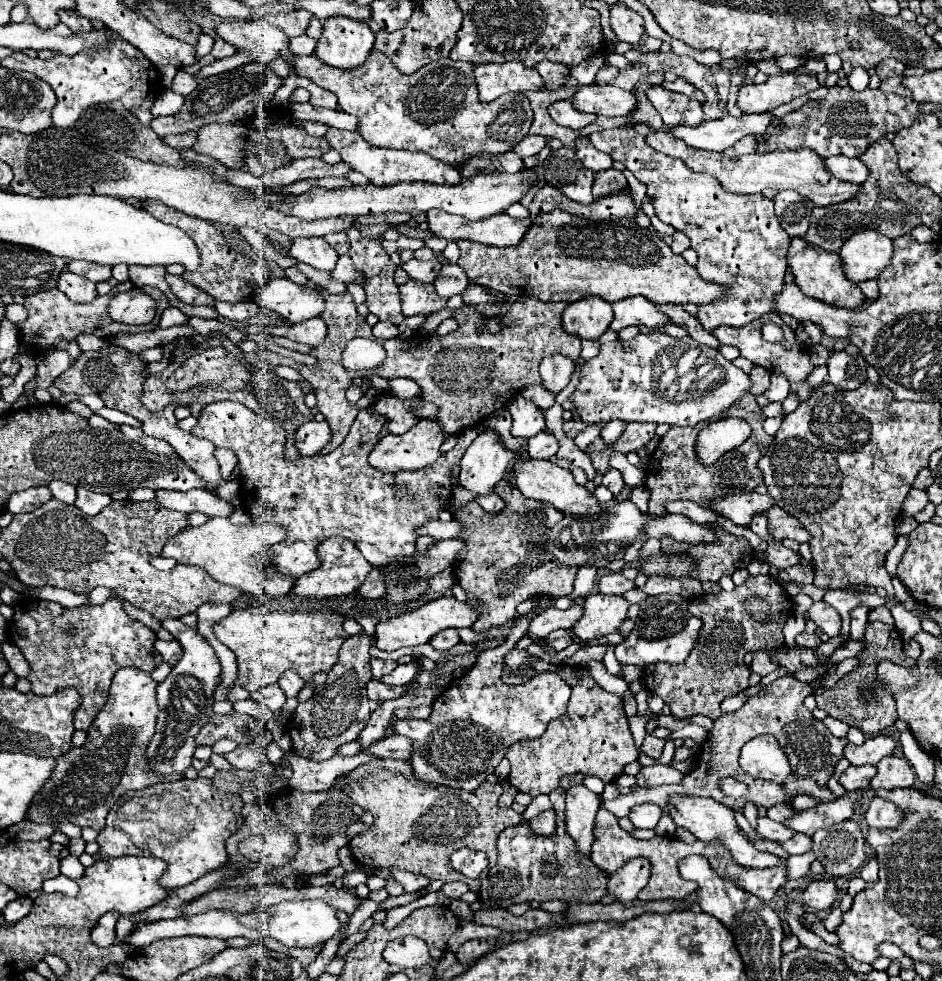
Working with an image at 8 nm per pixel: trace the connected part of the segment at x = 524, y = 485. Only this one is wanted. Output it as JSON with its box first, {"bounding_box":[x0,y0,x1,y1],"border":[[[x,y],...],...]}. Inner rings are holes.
{"bounding_box":[511,460,605,516],"border":[[[519,460],[511,466],[511,472],[515,478],[515,486],[531,500],[551,504],[557,510],[561,510],[565,514],[573,514],[573,516],[597,516],[597,514],[605,512],[605,508],[595,498],[595,494],[591,494],[585,486],[579,486],[569,470],[557,466],[549,460]]]}

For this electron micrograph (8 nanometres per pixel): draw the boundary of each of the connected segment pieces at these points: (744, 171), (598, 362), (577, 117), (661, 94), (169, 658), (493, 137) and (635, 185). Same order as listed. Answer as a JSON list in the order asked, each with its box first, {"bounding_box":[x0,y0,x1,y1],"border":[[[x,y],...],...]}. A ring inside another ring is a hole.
[{"bounding_box":[645,130,859,206],"border":[[[655,130],[645,140],[655,150],[683,160],[691,170],[707,172],[707,174],[715,176],[727,192],[735,192],[735,194],[757,194],[757,192],[763,192],[765,188],[775,188],[775,190],[791,188],[791,190],[797,190],[799,194],[811,198],[815,202],[815,206],[829,206],[829,204],[853,198],[859,192],[857,184],[837,180],[827,170],[823,170],[823,158],[819,158],[819,154],[815,154],[813,150],[767,152],[767,154],[747,154],[747,156],[727,158],[725,154],[715,154],[715,152],[697,150],[693,146],[687,146],[683,140],[675,138],[667,130]]]},{"bounding_box":[571,334,753,426],"border":[[[639,334],[633,340],[615,340],[601,346],[599,354],[591,358],[573,392],[571,400],[575,402],[579,416],[587,424],[609,422],[609,420],[627,420],[627,422],[655,422],[655,424],[673,424],[673,426],[697,426],[699,422],[709,422],[715,416],[727,412],[735,402],[739,402],[749,388],[753,386],[751,378],[725,360],[719,350],[695,342],[691,336],[671,338],[667,334]],[[677,350],[685,350],[681,358],[675,358]]]},{"bounding_box":[549,100,595,130],"border":[[[559,100],[559,102],[553,102],[549,106],[549,114],[551,118],[561,124],[561,126],[567,126],[567,128],[573,128],[573,130],[579,130],[591,122],[595,122],[595,114],[585,114],[585,112],[579,112],[571,106],[571,100]]]},{"bounding_box":[645,86,703,128],"border":[[[649,86],[645,90],[649,102],[657,108],[667,128],[675,126],[699,126],[703,122],[701,104],[689,96],[661,90],[661,86]]]},{"bounding_box":[155,640,183,666],"border":[[[157,640],[157,642],[155,642],[155,648],[157,648],[159,654],[163,656],[163,660],[169,662],[171,666],[177,664],[179,658],[181,658],[181,654],[183,654],[183,650],[179,648],[179,642],[177,642],[177,640],[169,640],[169,642]]]},{"bounding_box":[293,50,533,168],"border":[[[373,50],[369,54],[369,60],[355,70],[331,68],[323,64],[315,54],[309,54],[309,56],[293,58],[293,74],[299,78],[309,78],[323,90],[333,92],[339,100],[339,108],[359,118],[357,130],[369,144],[381,146],[381,148],[423,150],[433,158],[439,158],[455,168],[459,168],[465,158],[477,152],[503,154],[511,150],[517,142],[521,142],[527,136],[529,126],[533,122],[533,112],[525,94],[511,92],[511,94],[499,96],[493,102],[479,102],[473,66],[469,62],[455,62],[451,58],[445,58],[443,62],[431,62],[423,66],[419,72],[403,74],[383,52],[377,52],[377,50]]]},{"bounding_box":[623,169,647,208],"border":[[[624,169],[623,174],[627,178],[627,182],[629,182],[629,188],[631,188],[633,196],[635,196],[635,204],[637,204],[637,208],[639,208],[639,202],[643,202],[643,200],[647,198],[647,194],[645,194],[645,186],[643,186],[643,184],[641,184],[641,182],[639,182],[628,169]]]}]

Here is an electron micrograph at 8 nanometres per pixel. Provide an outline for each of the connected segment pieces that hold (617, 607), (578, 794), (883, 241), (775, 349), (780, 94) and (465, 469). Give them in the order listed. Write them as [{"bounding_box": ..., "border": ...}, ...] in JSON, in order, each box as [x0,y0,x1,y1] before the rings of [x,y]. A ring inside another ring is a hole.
[{"bounding_box":[573,592,627,640],"border":[[[593,592],[585,598],[585,614],[583,618],[573,626],[573,632],[581,640],[593,640],[607,636],[621,626],[621,614],[627,608],[627,600],[623,596],[605,596],[599,592]]]},{"bounding_box":[565,786,601,854],"border":[[[571,786],[567,790],[567,810],[565,810],[567,834],[573,838],[581,854],[589,854],[595,842],[593,820],[595,810],[599,810],[599,806],[601,806],[599,796],[587,790],[585,786]]]},{"bounding_box":[839,230,893,284],"border":[[[863,230],[853,234],[839,252],[845,276],[859,284],[861,280],[877,278],[893,258],[893,240],[879,230]]]},{"bounding_box":[713,312,813,402],"border":[[[777,312],[765,314],[763,318],[753,320],[753,322],[745,324],[745,326],[741,326],[741,328],[733,328],[733,326],[717,326],[717,328],[713,330],[713,334],[719,338],[721,344],[737,346],[737,348],[741,350],[741,356],[747,358],[747,360],[751,360],[753,364],[763,366],[763,368],[769,370],[769,372],[771,372],[771,370],[773,370],[773,372],[779,372],[779,370],[785,372],[787,378],[789,378],[789,382],[791,382],[791,390],[799,396],[801,402],[807,400],[807,398],[811,396],[811,392],[813,392],[813,388],[809,388],[809,386],[803,384],[803,380],[807,378],[807,374],[813,370],[813,366],[811,366],[811,362],[809,362],[809,352],[807,352],[807,356],[805,356],[805,352],[795,344],[795,334],[793,334],[793,330],[779,318]],[[763,318],[767,318],[767,322],[777,322],[777,324],[781,324],[783,336],[787,336],[787,342],[789,342],[791,348],[785,348],[785,346],[779,344],[779,342],[767,342],[767,340],[763,340],[763,334],[761,334],[761,328],[763,328],[763,324],[765,324]]]},{"bounding_box":[737,72,819,114],"border":[[[785,72],[779,76],[769,76],[769,80],[763,84],[743,84],[739,88],[737,106],[743,114],[761,114],[775,110],[777,106],[787,104],[797,96],[809,94],[815,88],[819,88],[815,76],[795,76],[791,72]]]},{"bounding_box":[459,430,517,496],"border":[[[485,430],[465,450],[459,482],[463,488],[473,492],[473,496],[489,494],[493,486],[507,474],[515,458],[517,454],[499,442],[497,430]]]}]

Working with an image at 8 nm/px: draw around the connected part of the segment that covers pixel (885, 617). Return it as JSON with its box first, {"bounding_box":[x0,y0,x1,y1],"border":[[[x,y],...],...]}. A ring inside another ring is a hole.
{"bounding_box":[869,606,893,626],"border":[[[879,606],[879,608],[873,608],[869,612],[869,622],[875,622],[875,620],[881,620],[887,626],[893,626],[893,616],[891,616],[891,612],[889,612],[887,606]]]}

